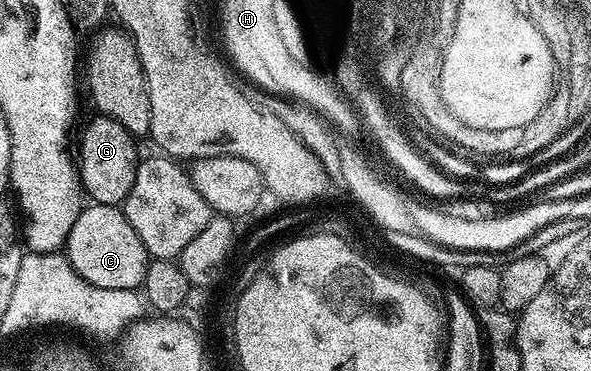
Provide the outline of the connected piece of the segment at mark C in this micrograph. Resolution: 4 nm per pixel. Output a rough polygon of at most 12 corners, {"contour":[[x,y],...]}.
{"contour":[[82,206],[64,254],[99,289],[138,290],[151,262],[124,210]]}

